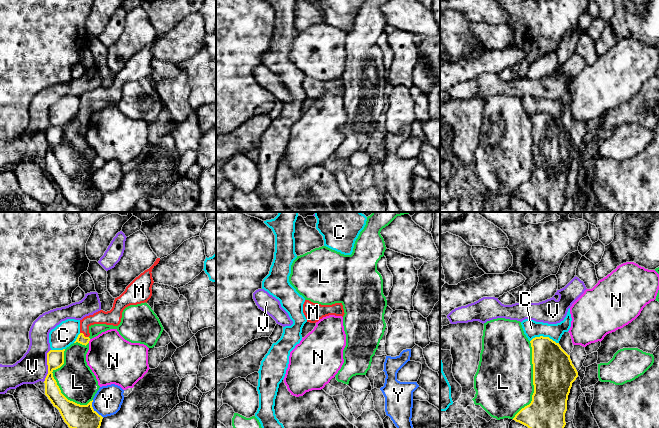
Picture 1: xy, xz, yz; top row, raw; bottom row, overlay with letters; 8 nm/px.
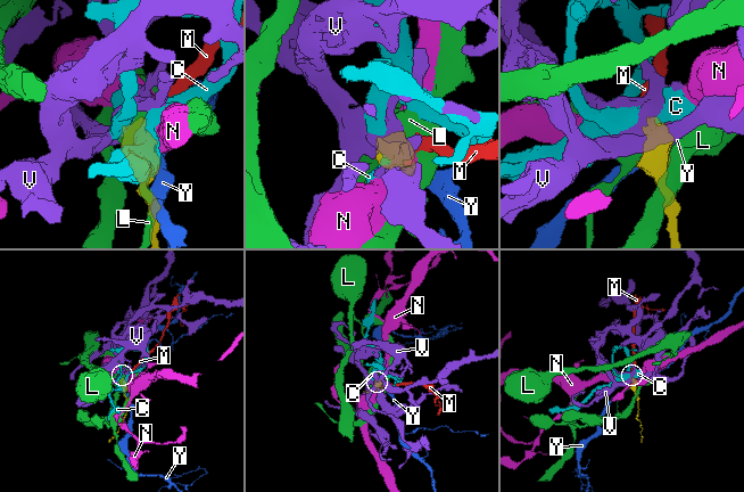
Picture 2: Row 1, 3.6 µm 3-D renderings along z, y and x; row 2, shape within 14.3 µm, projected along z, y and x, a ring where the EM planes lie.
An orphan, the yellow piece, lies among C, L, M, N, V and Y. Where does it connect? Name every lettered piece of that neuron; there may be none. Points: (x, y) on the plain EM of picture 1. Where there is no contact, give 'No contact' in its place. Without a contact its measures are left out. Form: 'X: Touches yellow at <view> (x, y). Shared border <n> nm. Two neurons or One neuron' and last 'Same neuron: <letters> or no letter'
C: Touches yellow at yz (544, 113). Shared border 240 nm. Two neurons
L: Touches yellow at yz (533, 157). Shared border 650 nm. Two neurons
M: Touches yellow at xy (83, 111). Shared border 80 nm. One neuron
N: Touches yellow at xy (89, 116). Shared border 40 nm. Two neurons
V: Touches yellow at xy (47, 140). Shared border 280 nm. Two neurons
Y: Touches yellow at xy (93, 185). Shared border 170 nm. Two neurons
Same neuron: M

